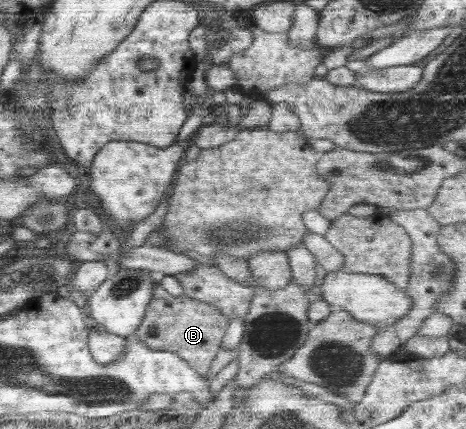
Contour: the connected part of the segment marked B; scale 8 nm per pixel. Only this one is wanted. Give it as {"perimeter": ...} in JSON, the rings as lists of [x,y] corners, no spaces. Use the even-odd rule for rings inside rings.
{"perimeter":[[[158,281],[153,285],[153,297],[146,314],[135,330],[135,335],[150,349],[166,350],[178,354],[200,375],[206,376],[211,362],[222,346],[230,317],[222,314],[216,306],[186,295],[172,296]]]}

